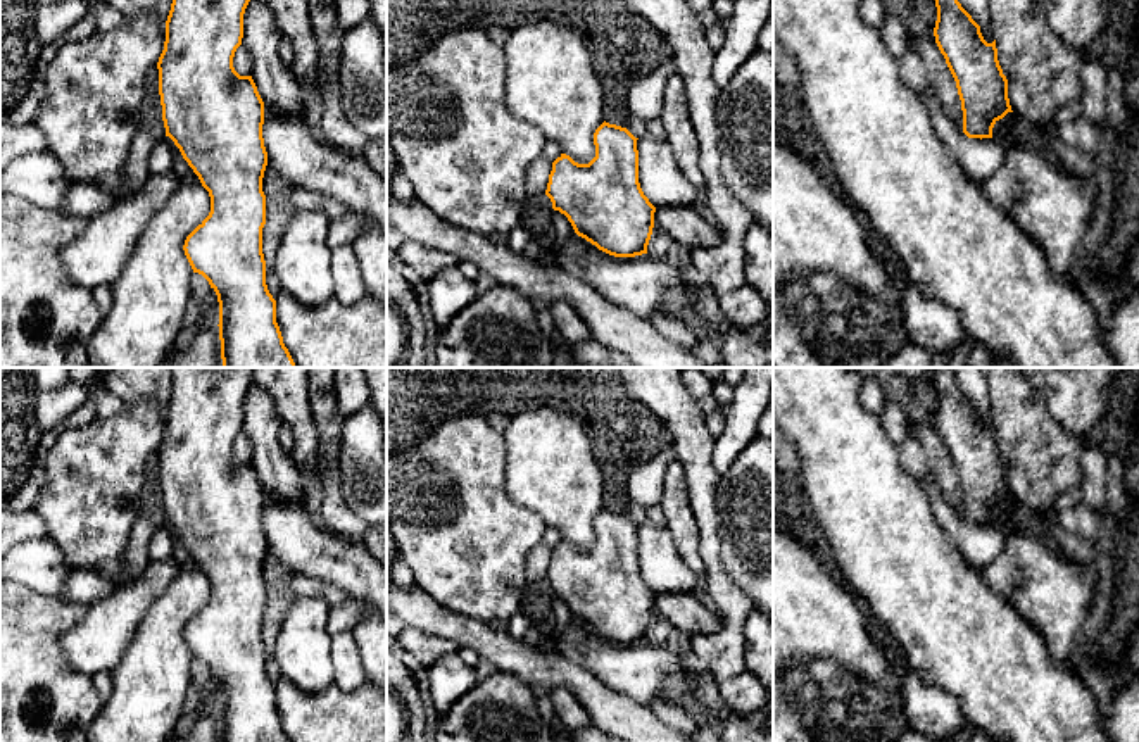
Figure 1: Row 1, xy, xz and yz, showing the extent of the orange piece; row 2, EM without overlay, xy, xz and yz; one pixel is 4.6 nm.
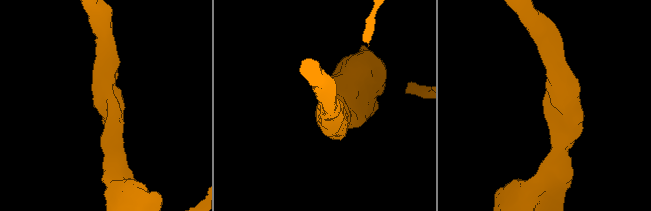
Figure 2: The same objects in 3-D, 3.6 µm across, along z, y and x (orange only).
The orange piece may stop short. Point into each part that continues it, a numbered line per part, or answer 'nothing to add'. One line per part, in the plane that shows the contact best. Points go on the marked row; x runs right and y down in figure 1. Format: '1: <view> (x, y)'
nothing to add

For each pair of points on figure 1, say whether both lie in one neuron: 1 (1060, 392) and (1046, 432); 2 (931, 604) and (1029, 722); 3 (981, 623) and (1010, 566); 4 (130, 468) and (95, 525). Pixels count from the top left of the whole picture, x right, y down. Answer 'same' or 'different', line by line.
1: different
2: same
3: different
4: same

